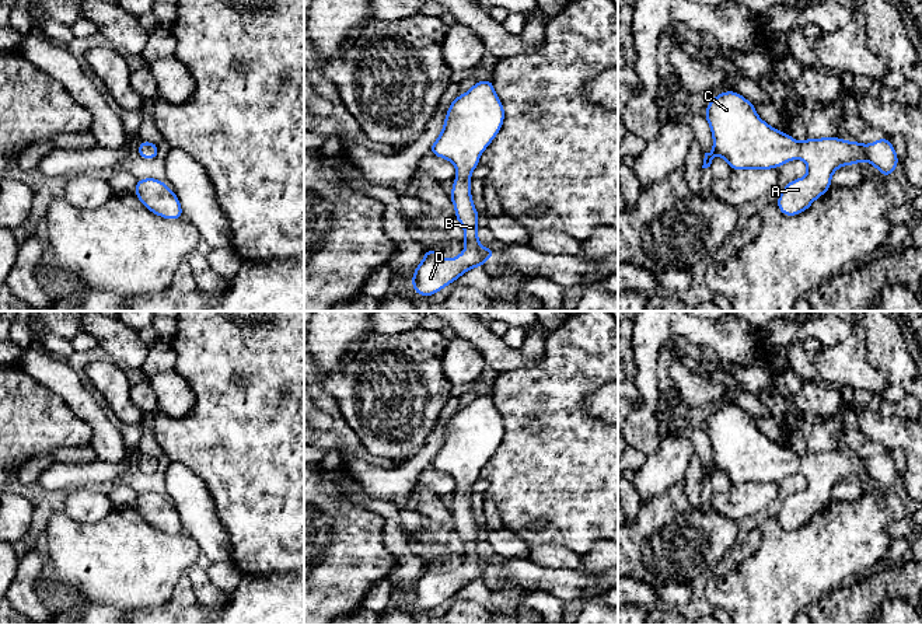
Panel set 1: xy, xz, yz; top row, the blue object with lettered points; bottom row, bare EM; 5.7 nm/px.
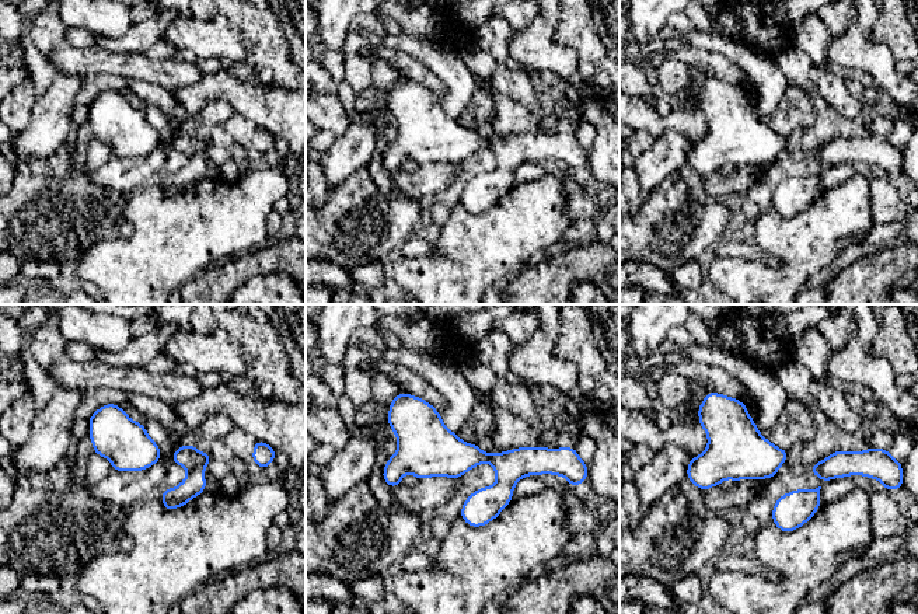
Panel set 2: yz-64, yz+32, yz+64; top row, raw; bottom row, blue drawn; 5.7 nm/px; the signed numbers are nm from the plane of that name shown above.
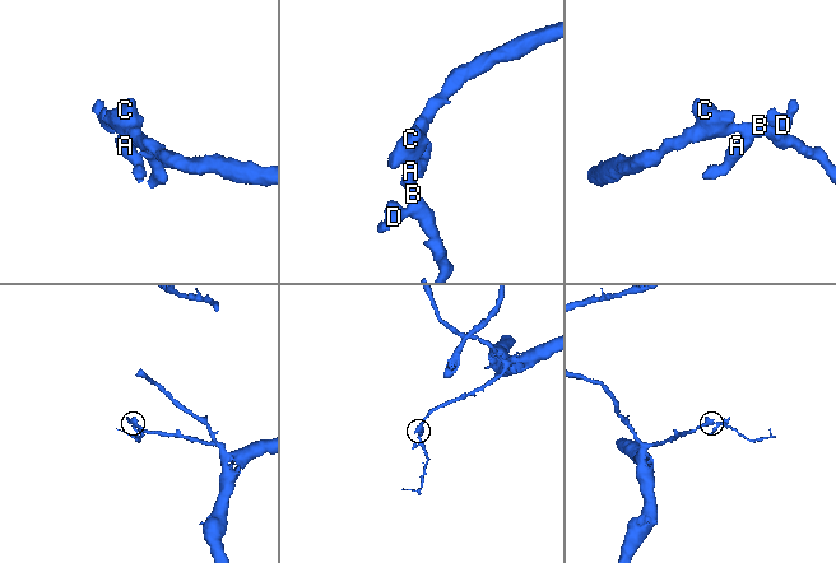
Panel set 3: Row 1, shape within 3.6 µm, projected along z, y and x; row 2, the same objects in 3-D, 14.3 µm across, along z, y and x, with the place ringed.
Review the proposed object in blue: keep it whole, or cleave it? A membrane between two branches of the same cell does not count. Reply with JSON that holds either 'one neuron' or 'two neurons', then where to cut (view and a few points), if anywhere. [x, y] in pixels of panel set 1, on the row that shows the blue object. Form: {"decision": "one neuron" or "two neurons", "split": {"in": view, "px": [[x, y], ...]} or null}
{"decision": "one neuron", "split": null}

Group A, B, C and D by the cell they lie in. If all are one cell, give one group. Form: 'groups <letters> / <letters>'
groups A B C D

